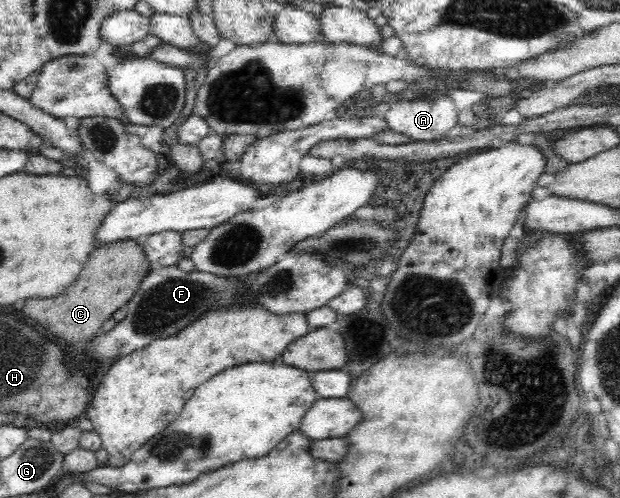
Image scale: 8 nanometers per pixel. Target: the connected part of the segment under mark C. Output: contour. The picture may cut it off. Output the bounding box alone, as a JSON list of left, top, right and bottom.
[22,240,152,343]

